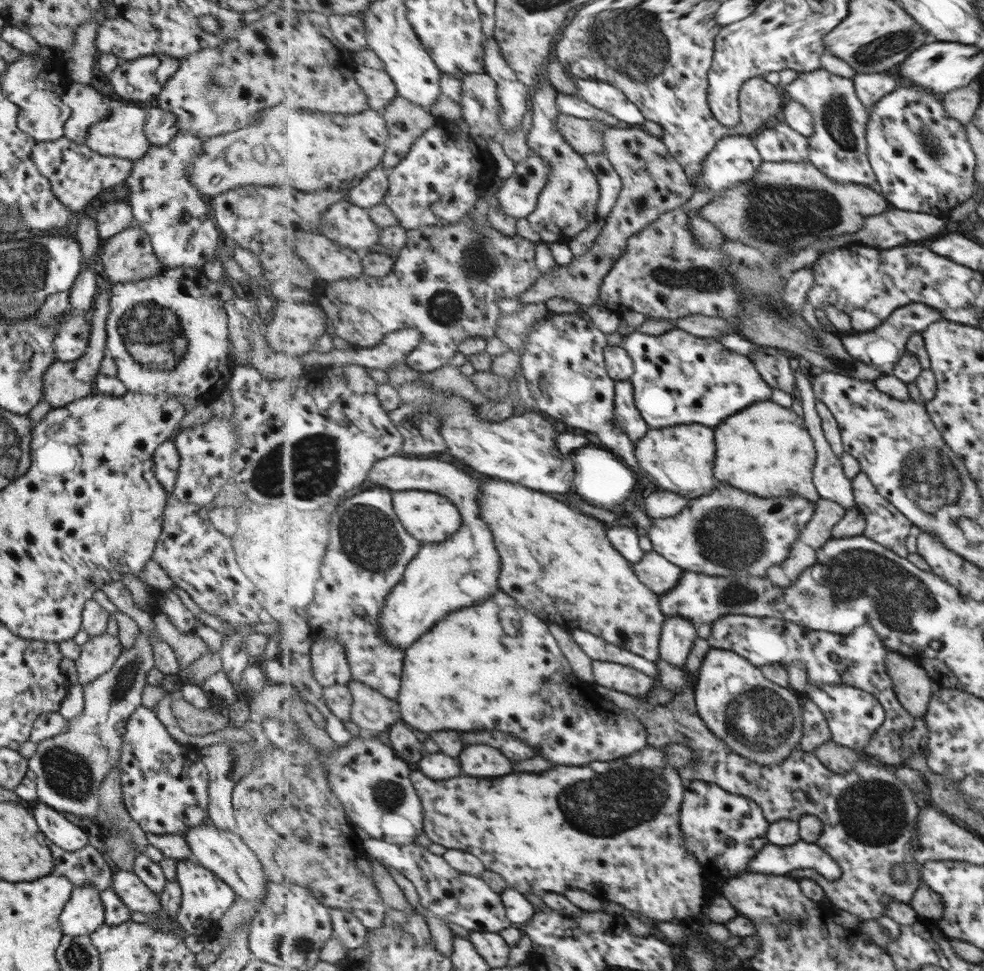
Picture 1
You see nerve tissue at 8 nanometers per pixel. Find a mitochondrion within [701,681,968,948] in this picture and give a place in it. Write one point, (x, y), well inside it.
(874, 812)

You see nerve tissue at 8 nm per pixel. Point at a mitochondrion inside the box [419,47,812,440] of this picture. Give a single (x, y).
(699, 277)

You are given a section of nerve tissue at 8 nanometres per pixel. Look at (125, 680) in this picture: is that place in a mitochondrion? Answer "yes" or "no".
yes

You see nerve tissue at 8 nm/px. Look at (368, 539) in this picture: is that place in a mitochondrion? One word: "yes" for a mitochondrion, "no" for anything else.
yes

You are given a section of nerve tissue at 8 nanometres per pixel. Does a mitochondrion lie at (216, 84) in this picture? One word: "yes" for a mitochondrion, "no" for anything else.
yes

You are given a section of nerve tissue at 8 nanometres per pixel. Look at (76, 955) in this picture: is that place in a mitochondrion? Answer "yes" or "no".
yes

